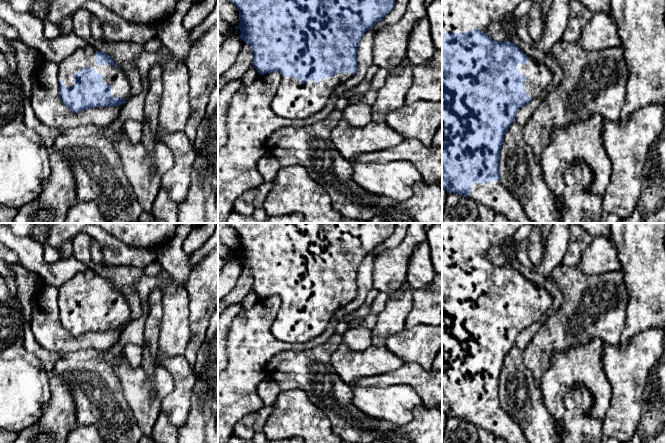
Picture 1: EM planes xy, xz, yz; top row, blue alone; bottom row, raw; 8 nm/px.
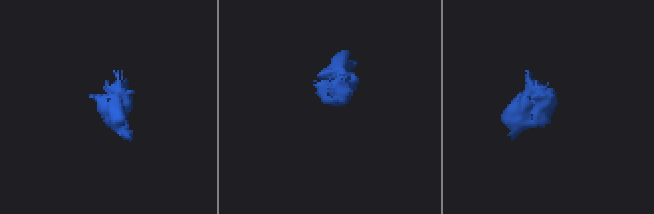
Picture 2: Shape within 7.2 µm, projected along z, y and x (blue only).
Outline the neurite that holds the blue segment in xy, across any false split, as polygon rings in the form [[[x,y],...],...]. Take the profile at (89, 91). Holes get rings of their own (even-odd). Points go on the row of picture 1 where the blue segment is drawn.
[[[90,45],[75,50],[58,67],[60,98],[73,113],[119,106],[129,98],[130,84],[122,69]]]

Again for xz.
[[[229,0],[231,3],[233,3],[238,11],[239,11],[239,25],[235,26],[235,34],[237,35],[237,29],[239,28],[241,31],[240,39],[243,40],[245,43],[247,43],[253,52],[253,67],[257,69],[260,75],[264,75],[273,71],[278,71],[281,73],[281,83],[276,91],[276,95],[273,98],[271,102],[271,109],[274,112],[276,116],[287,118],[287,119],[303,119],[310,117],[311,115],[317,113],[321,109],[323,109],[327,101],[329,100],[330,96],[332,95],[332,92],[342,83],[347,81],[349,78],[351,78],[357,71],[357,60],[356,60],[356,54],[357,54],[357,47],[358,44],[365,34],[366,31],[368,31],[370,28],[372,28],[377,22],[384,20],[386,15],[393,9],[395,5],[395,0]]]

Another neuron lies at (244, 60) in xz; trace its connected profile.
[[[242,41],[242,47],[235,63],[218,77],[218,92],[229,81],[242,79],[245,72],[253,66],[253,52],[250,45]]]

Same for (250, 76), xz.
[[[250,67],[244,74],[243,78],[241,79],[242,85],[250,86],[252,85],[259,76],[259,72],[255,67]]]

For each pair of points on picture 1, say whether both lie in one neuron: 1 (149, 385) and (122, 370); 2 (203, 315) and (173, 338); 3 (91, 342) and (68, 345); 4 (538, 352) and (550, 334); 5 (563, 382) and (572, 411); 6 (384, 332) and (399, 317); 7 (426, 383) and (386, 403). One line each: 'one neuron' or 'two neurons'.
1: one neuron
2: two neurons
3: one neuron
4: one neuron
5: two neurons
6: one neuron
7: two neurons

